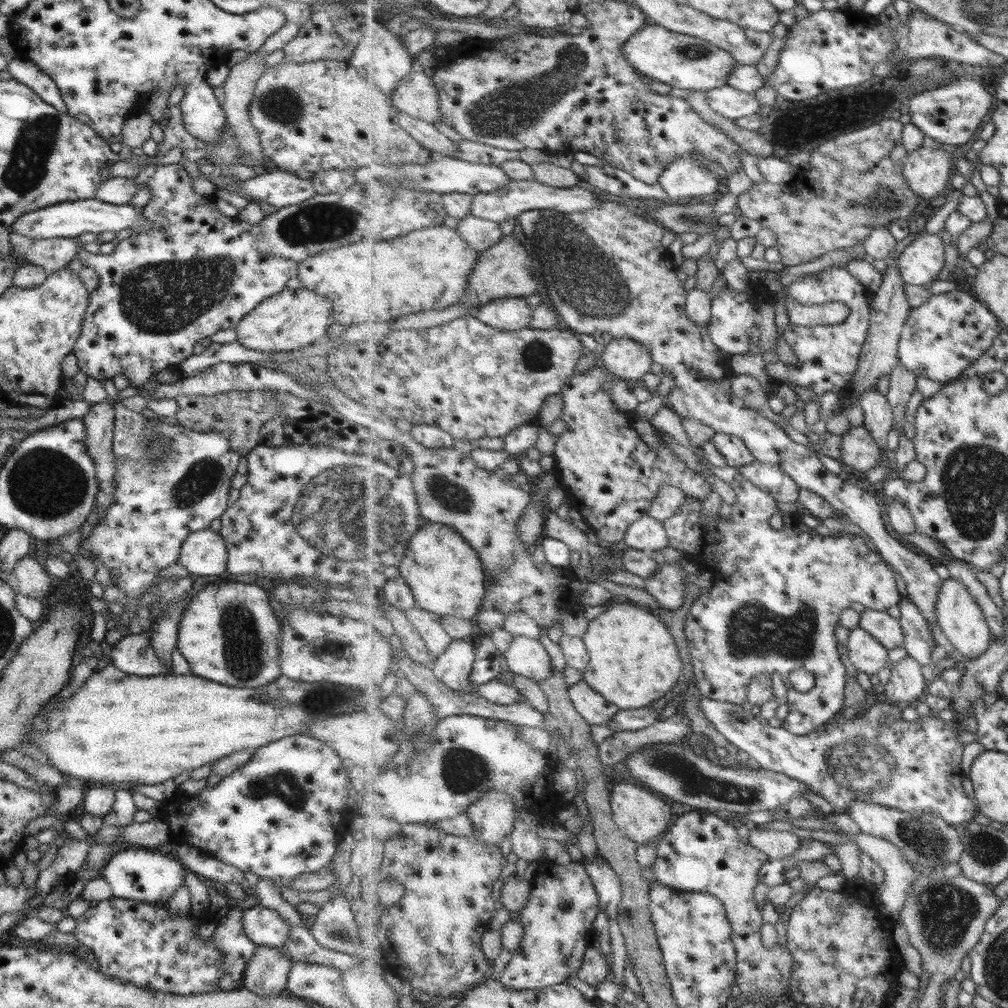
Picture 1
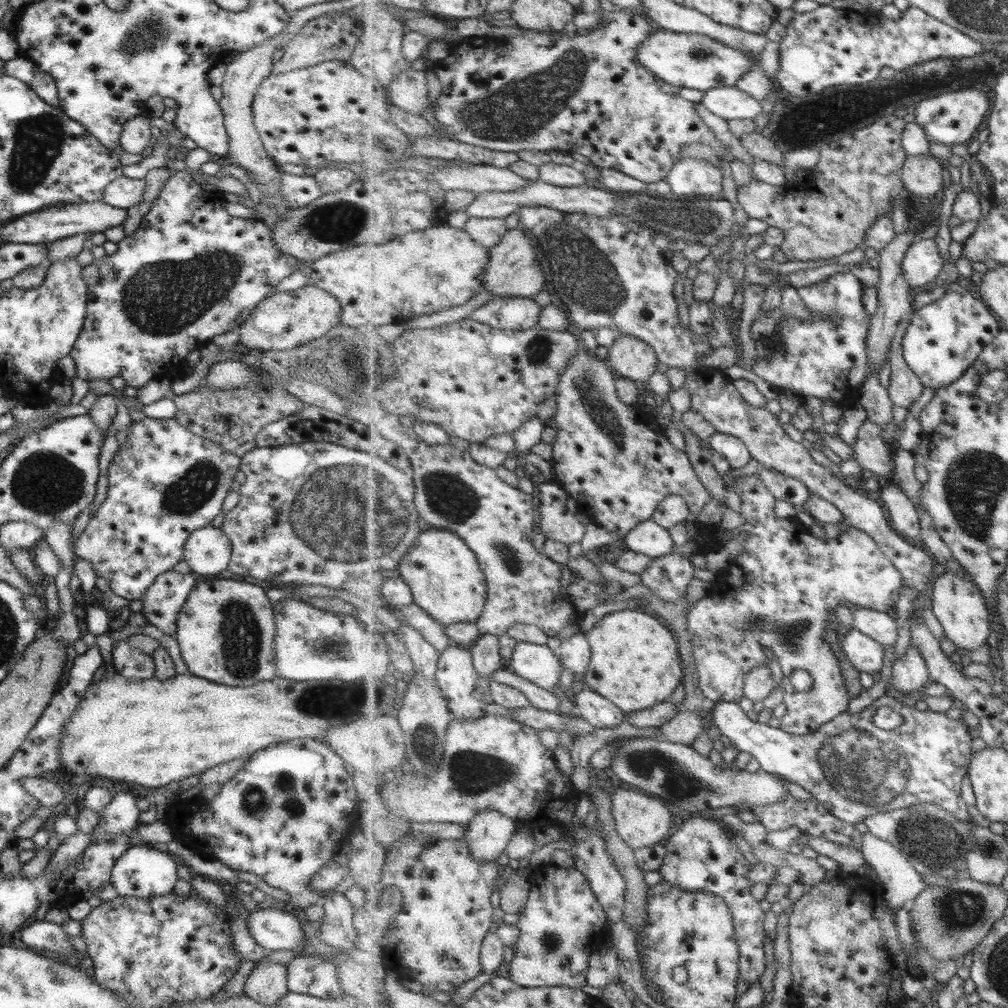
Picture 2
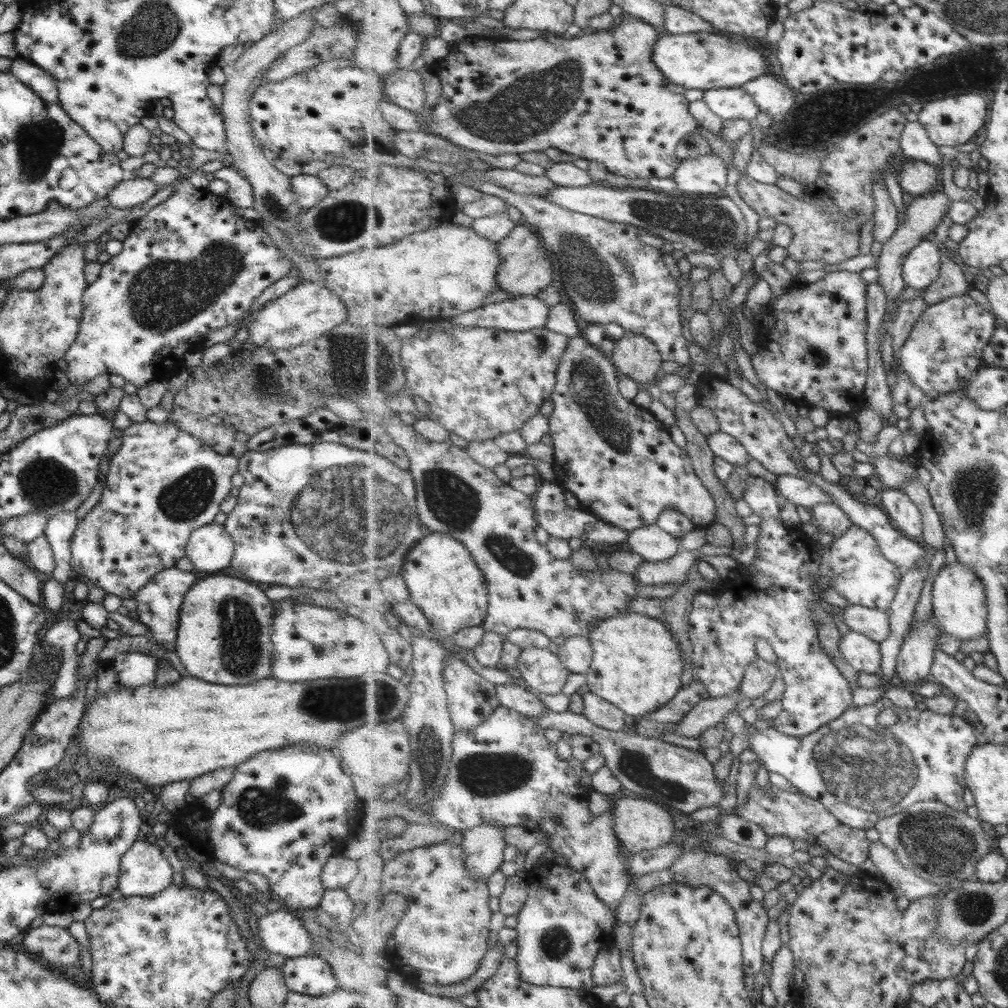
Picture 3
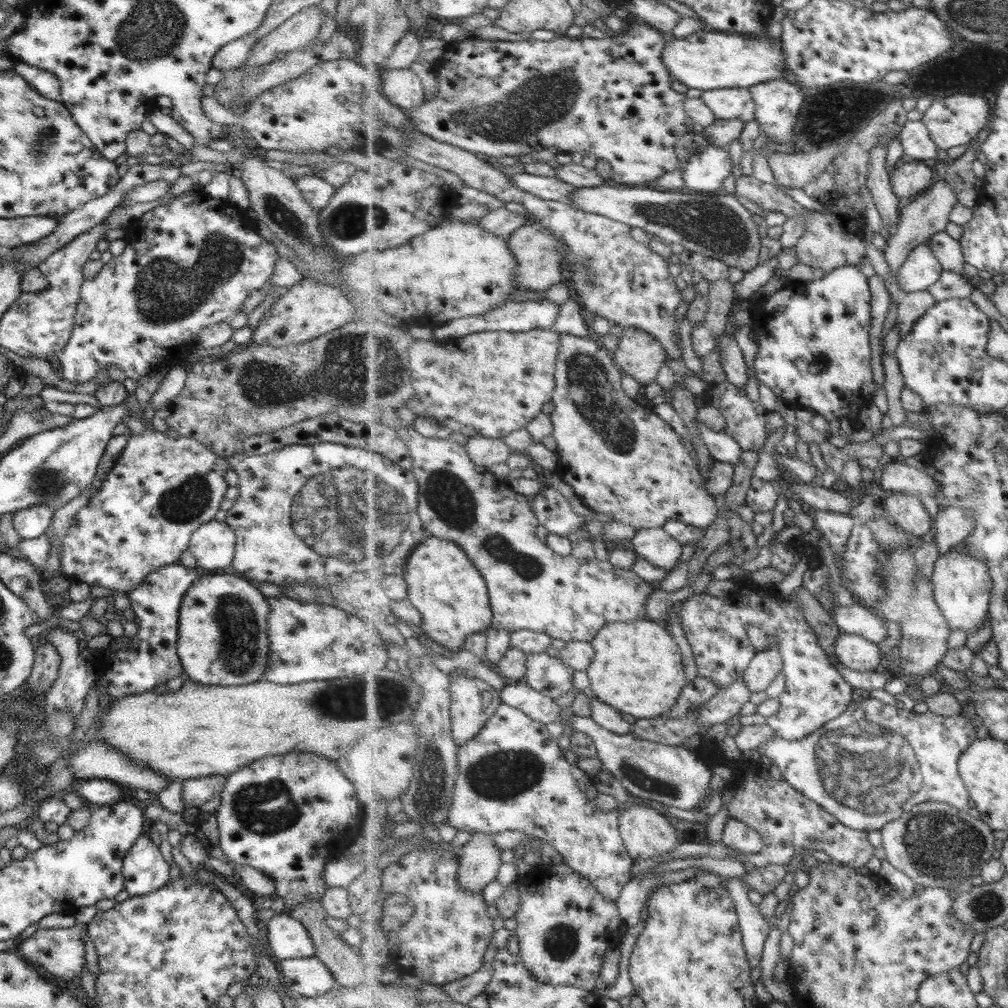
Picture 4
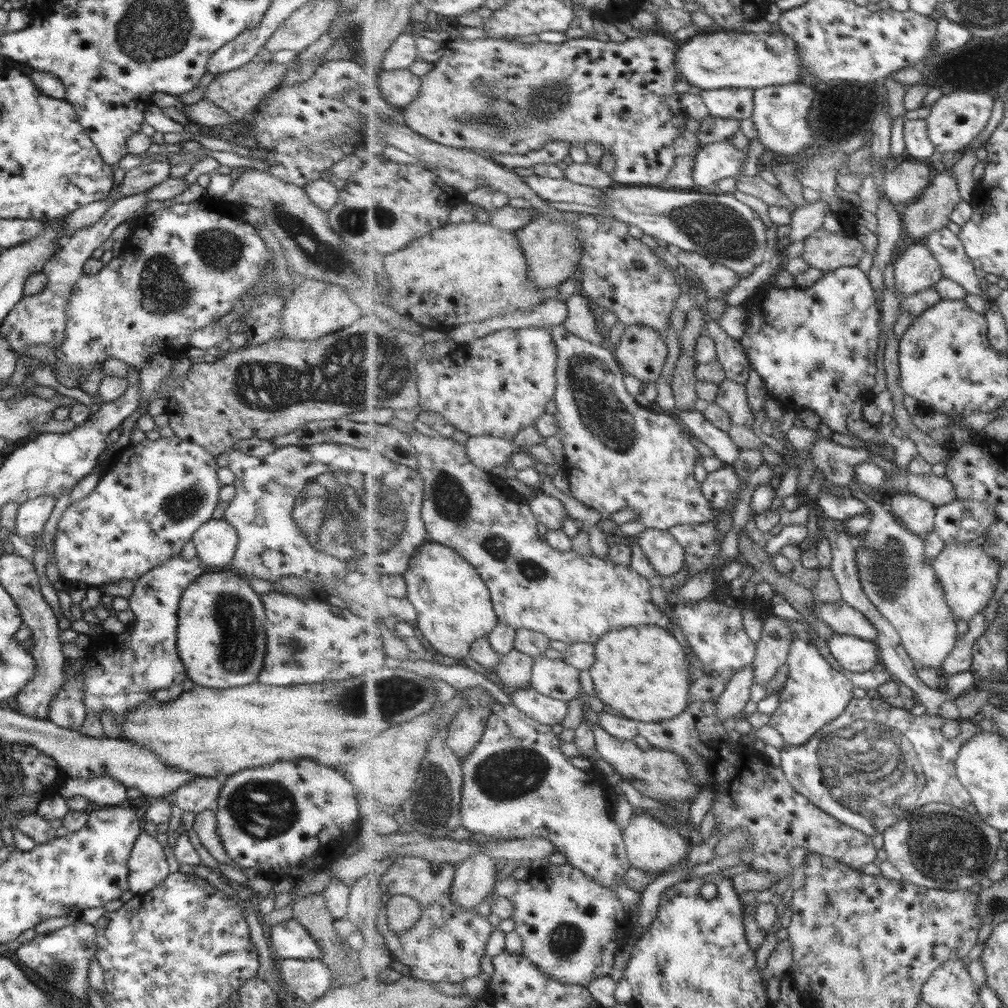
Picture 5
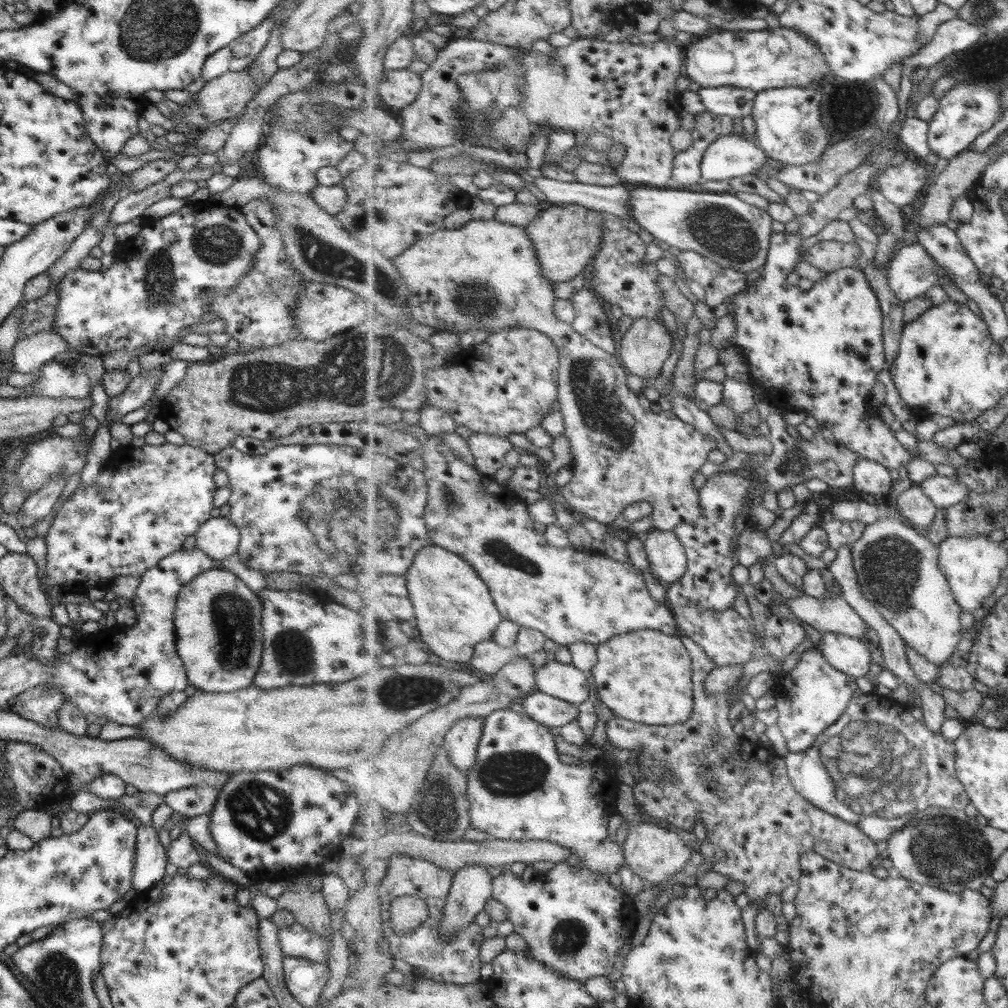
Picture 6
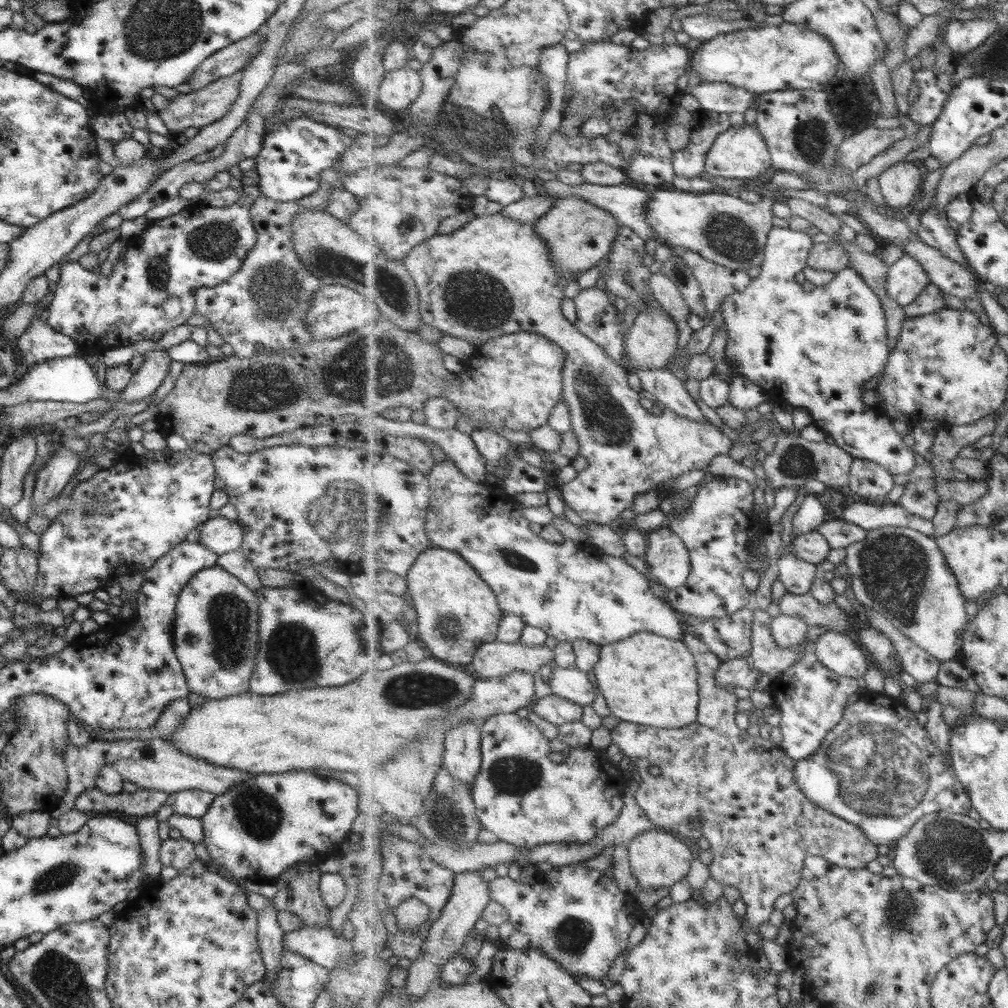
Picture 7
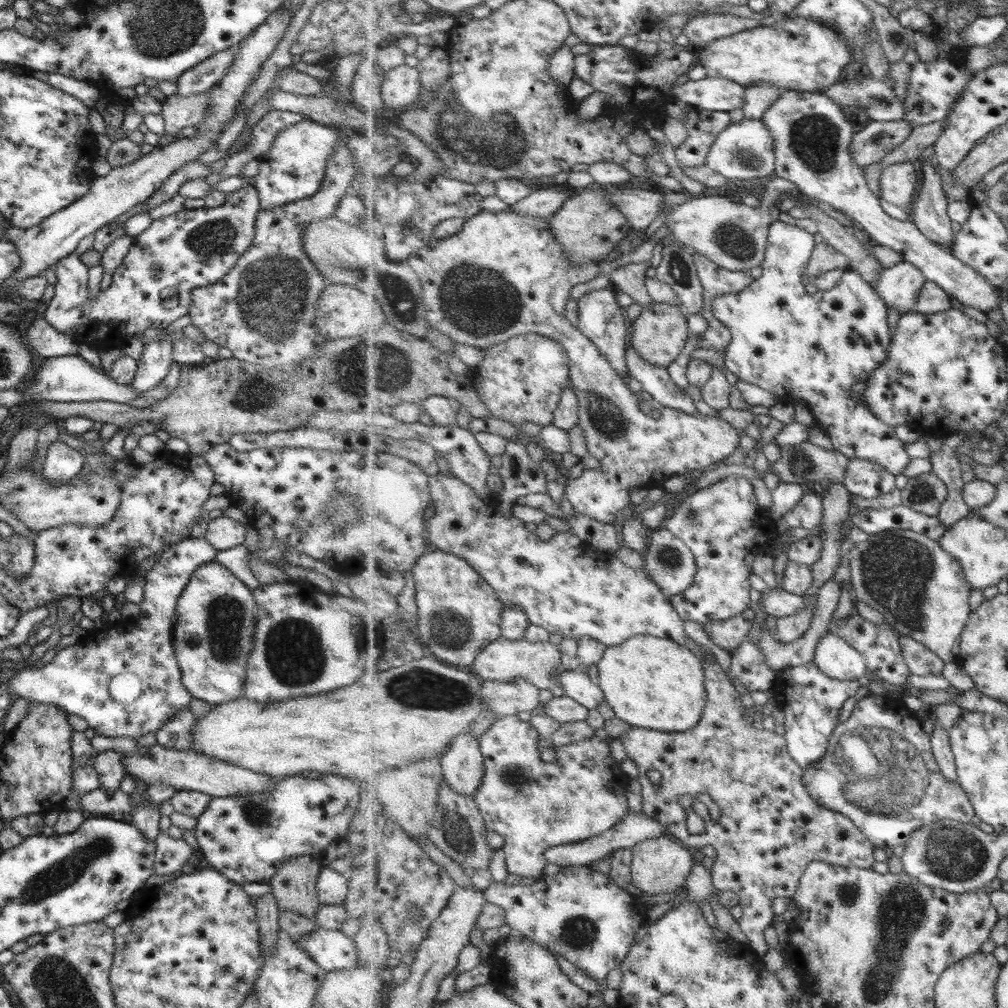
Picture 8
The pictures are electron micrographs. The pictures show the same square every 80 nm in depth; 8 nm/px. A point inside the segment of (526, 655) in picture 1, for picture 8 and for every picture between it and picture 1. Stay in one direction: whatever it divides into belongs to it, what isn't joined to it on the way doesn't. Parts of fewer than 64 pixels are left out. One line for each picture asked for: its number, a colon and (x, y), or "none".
2: (537, 663)
3: (543, 671)
4: (549, 675)
5: (552, 677)
6: (565, 681)
7: (573, 684)
8: (575, 683)

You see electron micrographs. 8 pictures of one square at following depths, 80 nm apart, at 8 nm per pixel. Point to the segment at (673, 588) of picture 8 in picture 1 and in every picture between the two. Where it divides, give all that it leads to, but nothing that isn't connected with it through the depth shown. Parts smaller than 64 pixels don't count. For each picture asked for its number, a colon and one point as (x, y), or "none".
1: (648, 534)
2: (650, 538)
3: (654, 544)
4: (655, 545)
5: (667, 556)
6: (669, 562)
7: (668, 561)

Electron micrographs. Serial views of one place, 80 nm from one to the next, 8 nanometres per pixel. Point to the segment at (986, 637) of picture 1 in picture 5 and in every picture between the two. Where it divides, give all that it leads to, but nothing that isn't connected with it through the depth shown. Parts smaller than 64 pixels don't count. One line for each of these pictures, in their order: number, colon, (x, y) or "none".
2: (957, 603)
3: (959, 601)
4: (963, 587)
5: (969, 575)

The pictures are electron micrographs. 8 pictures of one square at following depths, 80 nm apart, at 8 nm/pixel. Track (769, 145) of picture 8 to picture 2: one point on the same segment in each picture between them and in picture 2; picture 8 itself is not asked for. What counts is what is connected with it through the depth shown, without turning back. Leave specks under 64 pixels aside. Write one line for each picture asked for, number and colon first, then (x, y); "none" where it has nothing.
2: (690, 176)
3: (707, 174)
4: (706, 171)
5: (719, 160)
6: (730, 155)
7: (742, 152)

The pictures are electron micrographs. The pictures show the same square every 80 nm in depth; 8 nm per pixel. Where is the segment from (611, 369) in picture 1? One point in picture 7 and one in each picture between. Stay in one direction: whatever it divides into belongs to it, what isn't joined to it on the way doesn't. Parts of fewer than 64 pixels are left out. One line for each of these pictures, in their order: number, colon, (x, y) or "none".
2: (631, 357)
3: (634, 355)
4: (638, 354)
5: (641, 351)
6: (646, 346)
7: (651, 341)

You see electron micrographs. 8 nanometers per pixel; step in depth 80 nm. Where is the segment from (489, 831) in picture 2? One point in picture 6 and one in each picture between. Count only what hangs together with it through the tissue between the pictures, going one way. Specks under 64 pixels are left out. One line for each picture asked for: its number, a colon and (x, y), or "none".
3: (484, 845)
4: (480, 862)
5: (475, 878)
6: (473, 886)

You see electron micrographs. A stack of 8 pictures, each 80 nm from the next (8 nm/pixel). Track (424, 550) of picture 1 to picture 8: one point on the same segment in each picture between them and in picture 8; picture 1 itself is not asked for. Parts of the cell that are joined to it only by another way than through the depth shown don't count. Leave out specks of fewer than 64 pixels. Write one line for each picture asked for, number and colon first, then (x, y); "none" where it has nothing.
2: (445, 576)
3: (444, 581)
4: (444, 584)
5: (455, 607)
6: (455, 611)
7: (457, 612)
8: (459, 613)

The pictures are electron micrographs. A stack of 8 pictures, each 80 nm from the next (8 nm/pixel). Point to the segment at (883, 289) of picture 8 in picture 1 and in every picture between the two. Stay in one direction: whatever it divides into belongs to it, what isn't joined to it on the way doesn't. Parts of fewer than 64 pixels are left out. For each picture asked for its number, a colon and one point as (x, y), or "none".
1: (920, 262)
2: (923, 262)
3: (922, 268)
4: (922, 269)
5: (917, 269)
6: (912, 271)
7: (907, 279)

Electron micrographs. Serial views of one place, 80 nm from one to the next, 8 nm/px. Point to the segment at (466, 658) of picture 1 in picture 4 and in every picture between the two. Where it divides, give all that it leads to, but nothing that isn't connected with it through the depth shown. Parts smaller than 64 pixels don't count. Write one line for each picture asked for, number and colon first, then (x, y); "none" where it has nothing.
2: (468, 694)
3: (472, 699)
4: (473, 701)

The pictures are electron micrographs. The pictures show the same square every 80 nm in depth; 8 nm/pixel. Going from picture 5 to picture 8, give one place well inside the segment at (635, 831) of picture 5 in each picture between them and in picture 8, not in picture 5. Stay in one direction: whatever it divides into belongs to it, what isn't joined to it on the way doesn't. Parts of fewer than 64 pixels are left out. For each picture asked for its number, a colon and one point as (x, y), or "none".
6: (656, 854)
7: (658, 859)
8: (660, 865)

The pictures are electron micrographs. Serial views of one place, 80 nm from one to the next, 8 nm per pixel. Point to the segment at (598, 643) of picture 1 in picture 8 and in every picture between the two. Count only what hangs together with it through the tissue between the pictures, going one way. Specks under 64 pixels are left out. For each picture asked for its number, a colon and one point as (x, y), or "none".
2: (635, 663)
3: (637, 666)
4: (638, 669)
5: (642, 672)
6: (646, 675)
7: (649, 679)
8: (657, 683)

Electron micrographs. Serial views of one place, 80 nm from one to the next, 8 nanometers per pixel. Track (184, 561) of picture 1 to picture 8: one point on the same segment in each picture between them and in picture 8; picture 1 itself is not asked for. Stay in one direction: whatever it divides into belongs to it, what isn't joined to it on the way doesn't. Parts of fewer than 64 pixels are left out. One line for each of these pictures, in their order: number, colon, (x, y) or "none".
2: (206, 551)
3: (210, 548)
4: (212, 544)
5: (215, 541)
6: (216, 538)
7: (219, 535)
8: (222, 533)

